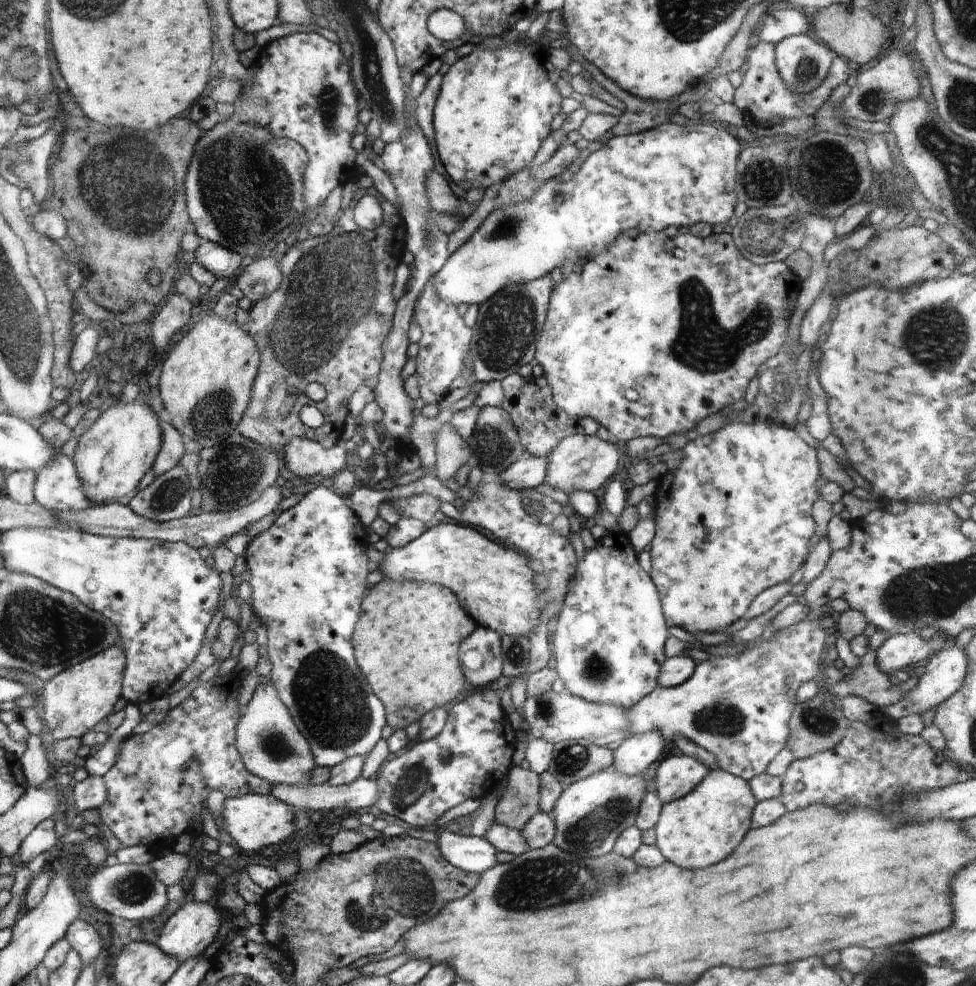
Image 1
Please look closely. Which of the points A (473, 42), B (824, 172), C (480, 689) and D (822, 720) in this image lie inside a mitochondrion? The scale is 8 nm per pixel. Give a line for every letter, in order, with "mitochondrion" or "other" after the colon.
A: other
B: mitochondrion
C: other
D: mitochondrion

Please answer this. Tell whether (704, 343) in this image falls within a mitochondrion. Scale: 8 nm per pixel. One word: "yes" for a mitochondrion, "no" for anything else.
yes

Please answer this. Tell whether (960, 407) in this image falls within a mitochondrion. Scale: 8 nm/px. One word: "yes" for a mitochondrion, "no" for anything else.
no

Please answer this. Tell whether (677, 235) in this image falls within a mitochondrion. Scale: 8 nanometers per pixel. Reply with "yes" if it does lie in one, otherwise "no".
no

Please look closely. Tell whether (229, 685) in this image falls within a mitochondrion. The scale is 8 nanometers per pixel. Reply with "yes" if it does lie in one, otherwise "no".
no

